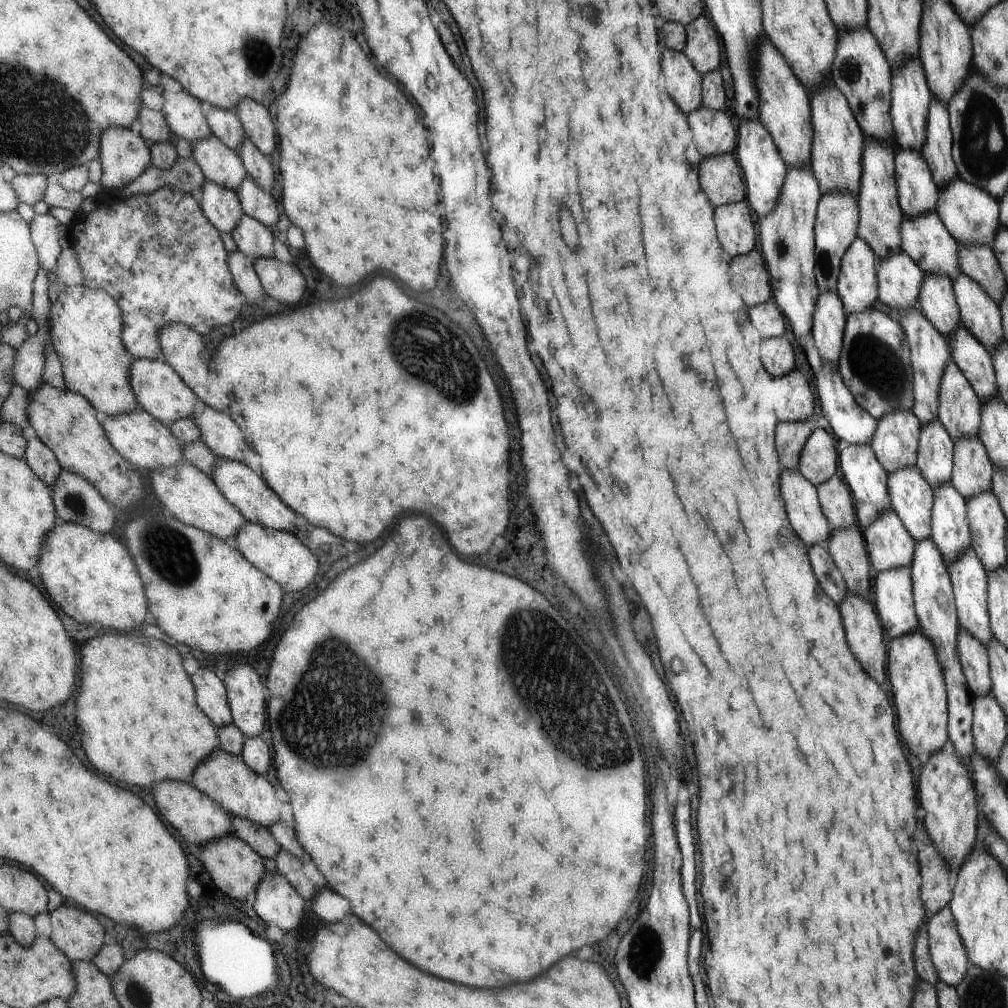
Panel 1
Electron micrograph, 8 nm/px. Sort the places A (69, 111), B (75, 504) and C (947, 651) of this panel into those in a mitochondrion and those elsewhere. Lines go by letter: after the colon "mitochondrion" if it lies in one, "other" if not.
A: mitochondrion
B: mitochondrion
C: mitochondrion

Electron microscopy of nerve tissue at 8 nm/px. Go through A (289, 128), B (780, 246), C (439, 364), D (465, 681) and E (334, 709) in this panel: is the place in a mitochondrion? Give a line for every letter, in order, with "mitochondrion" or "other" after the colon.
A: other
B: mitochondrion
C: mitochondrion
D: other
E: mitochondrion

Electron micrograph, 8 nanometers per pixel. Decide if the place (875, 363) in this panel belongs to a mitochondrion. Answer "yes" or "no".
yes

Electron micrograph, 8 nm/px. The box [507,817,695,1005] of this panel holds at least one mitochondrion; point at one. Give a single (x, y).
(645, 950)

